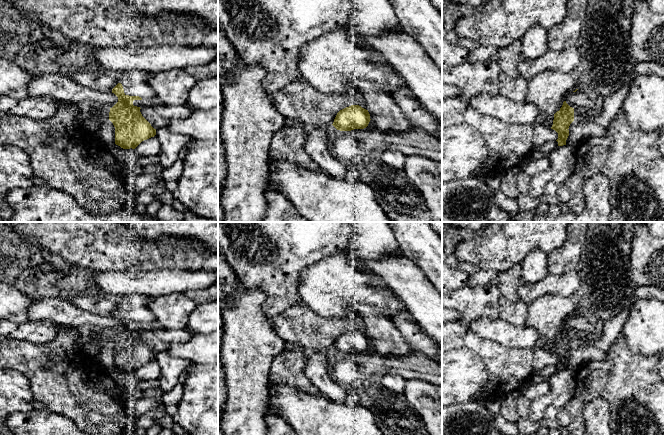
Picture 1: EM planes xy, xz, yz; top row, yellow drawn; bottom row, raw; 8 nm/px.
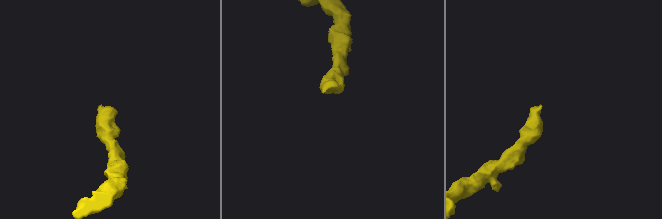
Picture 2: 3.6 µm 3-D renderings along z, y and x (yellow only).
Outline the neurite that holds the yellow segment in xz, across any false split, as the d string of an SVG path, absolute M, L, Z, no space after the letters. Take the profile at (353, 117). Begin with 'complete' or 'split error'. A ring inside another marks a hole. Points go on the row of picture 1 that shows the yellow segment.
complete; M351 105L337 113L332 125L340 131L351 131L366 128L370 120L368 110L359 105Z

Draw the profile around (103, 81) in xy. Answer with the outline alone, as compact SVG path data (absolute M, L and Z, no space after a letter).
M79 71L69 74L67 77L80 85L102 92L112 92L112 89L123 80L121 75L106 71Z

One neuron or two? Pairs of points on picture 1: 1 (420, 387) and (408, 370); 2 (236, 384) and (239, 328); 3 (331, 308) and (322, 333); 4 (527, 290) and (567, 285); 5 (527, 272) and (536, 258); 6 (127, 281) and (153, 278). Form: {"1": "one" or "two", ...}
{"1": "two", "2": "one", "3": "two", "4": "one", "5": "one", "6": "one"}

